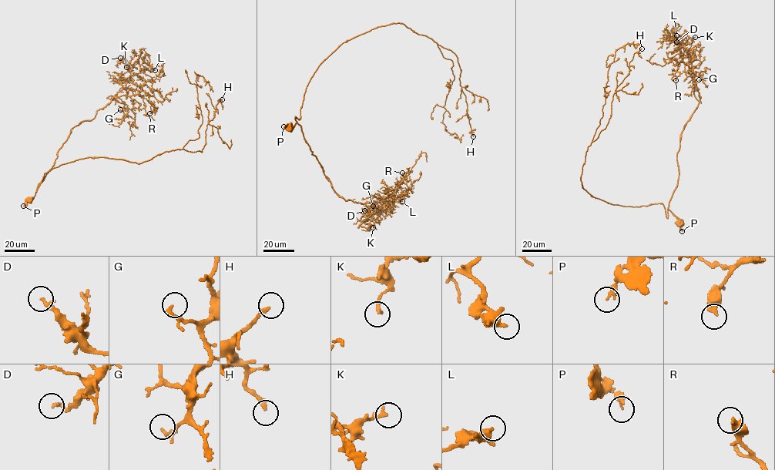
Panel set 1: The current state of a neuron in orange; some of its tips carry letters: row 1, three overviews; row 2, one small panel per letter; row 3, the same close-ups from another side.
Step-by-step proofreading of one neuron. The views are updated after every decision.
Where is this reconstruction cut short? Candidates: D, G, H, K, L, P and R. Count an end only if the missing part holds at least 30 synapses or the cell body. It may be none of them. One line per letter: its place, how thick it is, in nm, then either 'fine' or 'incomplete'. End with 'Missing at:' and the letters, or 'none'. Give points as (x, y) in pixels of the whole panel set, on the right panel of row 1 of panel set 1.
D: place (676, 41); calibre 180 nm; fine
G: place (699, 79); calibre 140 nm; fine
H: place (642, 48); calibre 240 nm; incomplete
K: place (695, 37); calibre 200 nm; fine
L: place (676, 35); calibre 340 nm; fine
P: place (682, 231); calibre 260 nm; fine
R: place (676, 80); calibre 400 nm; fine
Missing at: H

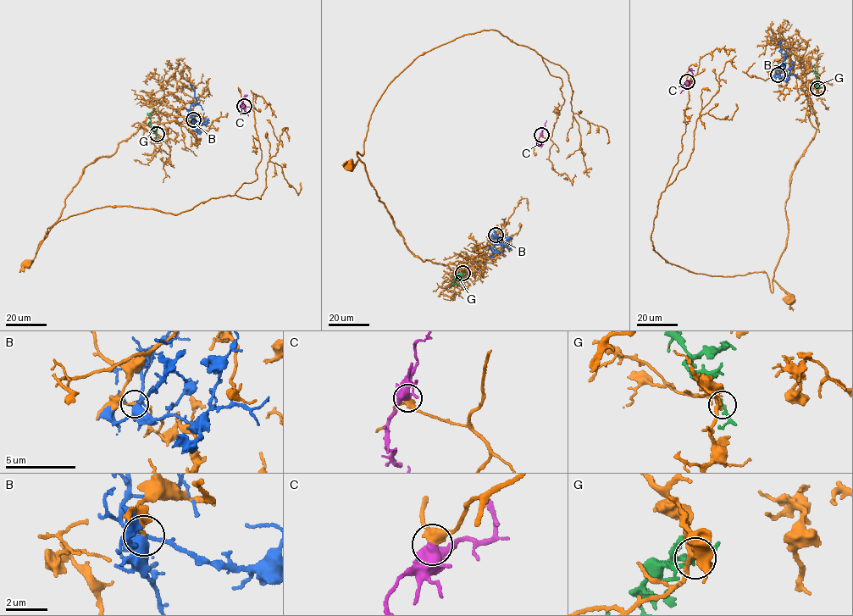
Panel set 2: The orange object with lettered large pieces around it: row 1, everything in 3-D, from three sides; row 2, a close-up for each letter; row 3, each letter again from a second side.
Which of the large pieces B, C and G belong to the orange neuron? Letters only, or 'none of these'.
none of these

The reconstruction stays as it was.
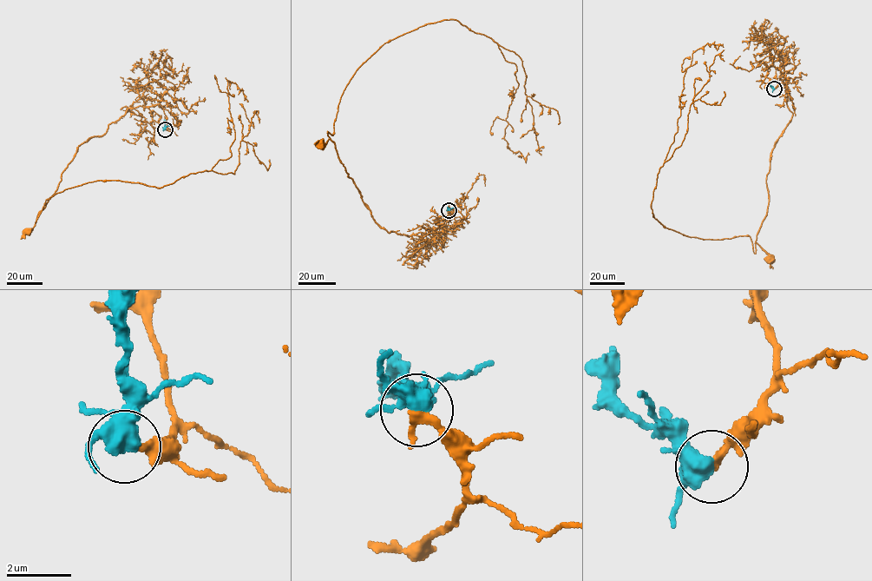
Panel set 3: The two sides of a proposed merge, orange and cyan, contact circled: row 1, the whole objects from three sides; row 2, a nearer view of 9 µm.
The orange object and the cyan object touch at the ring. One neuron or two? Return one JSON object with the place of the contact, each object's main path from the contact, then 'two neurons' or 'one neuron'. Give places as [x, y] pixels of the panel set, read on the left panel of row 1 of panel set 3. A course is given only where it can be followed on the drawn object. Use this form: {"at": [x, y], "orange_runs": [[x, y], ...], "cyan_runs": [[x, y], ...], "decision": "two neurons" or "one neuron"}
{"at": [165, 129], "orange_runs": [[165, 129], [166, 115], [159, 104], [127, 108], [105, 133], [78, 147], [57, 190], [27, 230]], "cyan_runs": [[165, 129], [164, 119]], "decision": "one neuron"}

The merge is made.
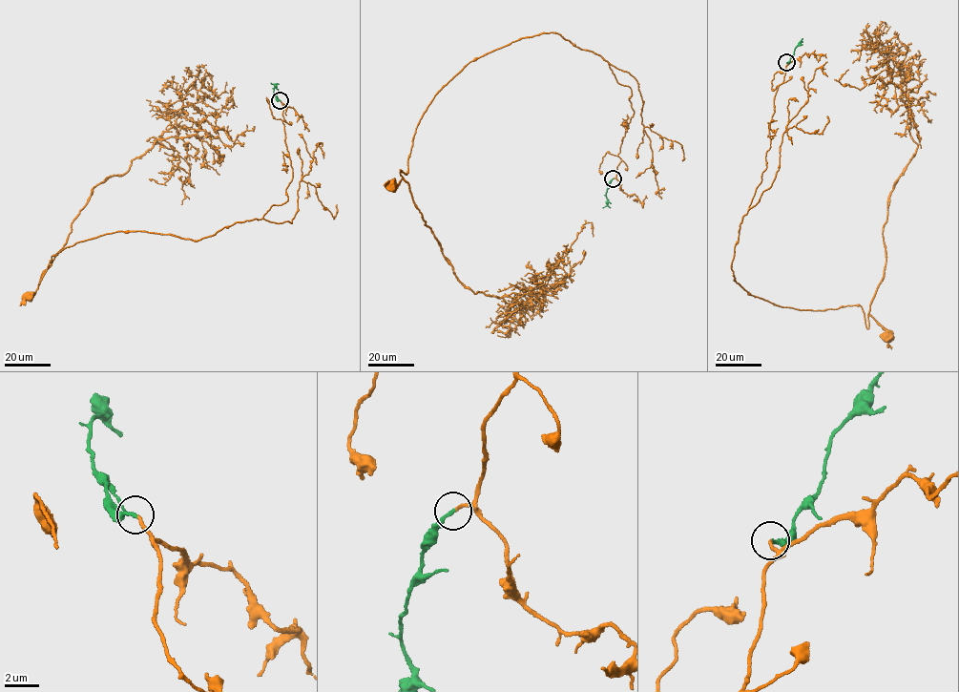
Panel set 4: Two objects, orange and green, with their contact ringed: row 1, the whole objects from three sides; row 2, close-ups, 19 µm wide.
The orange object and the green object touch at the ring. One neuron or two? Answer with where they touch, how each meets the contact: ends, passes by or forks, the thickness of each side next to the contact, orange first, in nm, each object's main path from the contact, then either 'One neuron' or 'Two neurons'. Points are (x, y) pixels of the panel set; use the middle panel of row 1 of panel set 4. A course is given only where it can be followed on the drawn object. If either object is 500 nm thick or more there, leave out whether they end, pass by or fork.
Place: (613, 178). At the ring orange ends. At the ring green ends. Thickness 170 nm (orange) against 220 nm. Course of orange: (613, 178), (632, 91), (600, 55), (541, 32), (476, 57), (442, 88), (407, 173), (389, 185). Course of green: (613, 178), (606, 192), (607, 204), (602, 208). One neuron

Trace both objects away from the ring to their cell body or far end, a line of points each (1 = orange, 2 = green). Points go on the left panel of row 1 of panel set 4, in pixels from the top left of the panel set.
1: (280, 100), (292, 170), (288, 200), (200, 240), (132, 231), (79, 241), (52, 256), (28, 295)
2: (280, 100), (274, 93), (275, 84), (271, 82)

